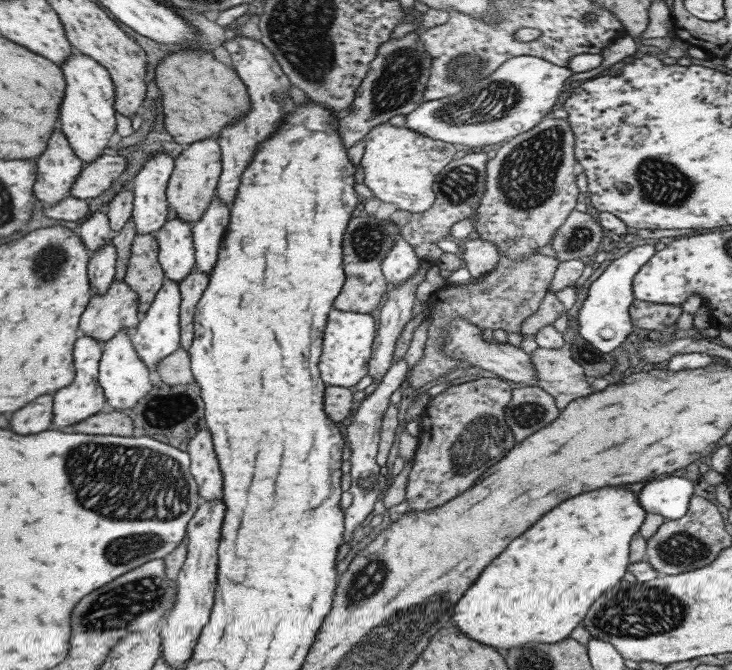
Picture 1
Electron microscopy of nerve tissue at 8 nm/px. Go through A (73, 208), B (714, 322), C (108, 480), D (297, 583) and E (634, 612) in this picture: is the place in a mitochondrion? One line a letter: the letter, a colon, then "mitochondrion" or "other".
A: other
B: other
C: mitochondrion
D: other
E: mitochondrion

